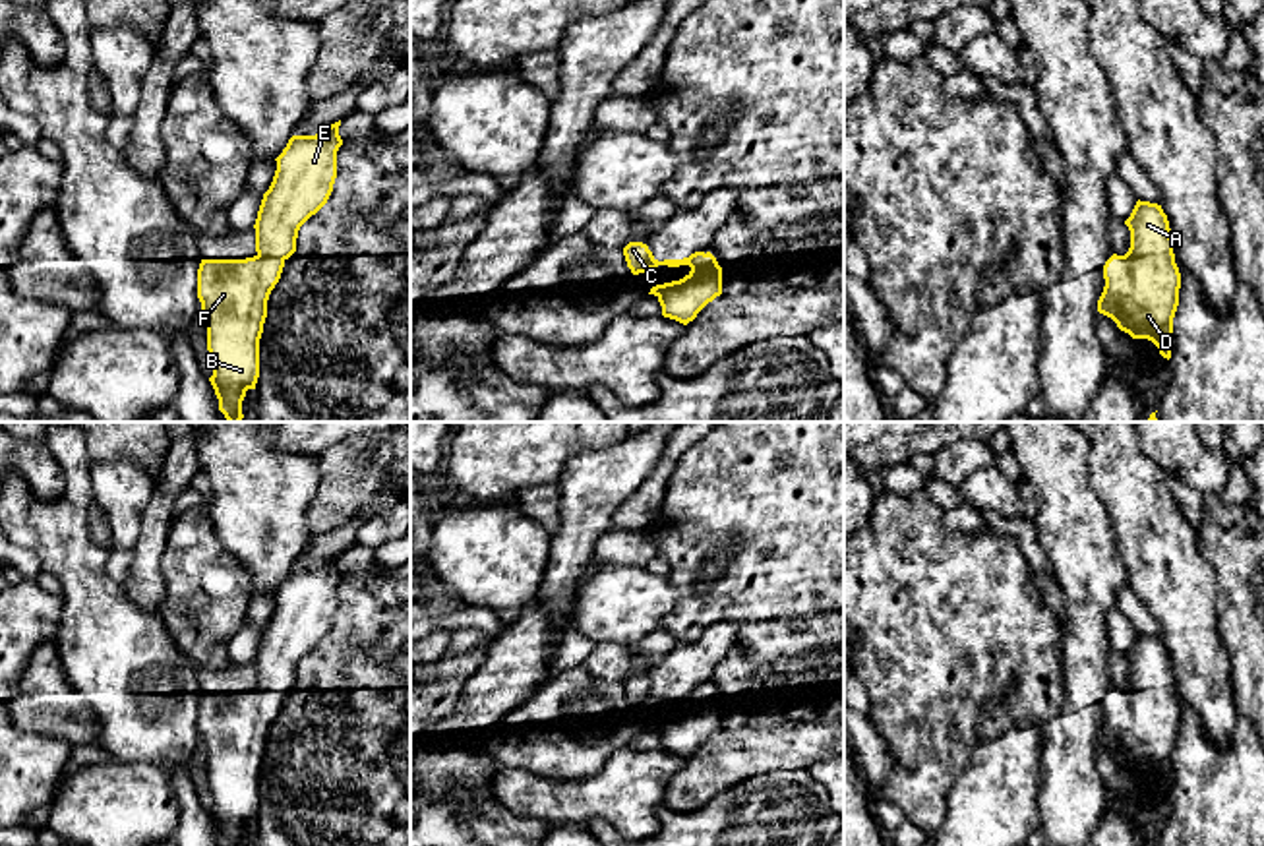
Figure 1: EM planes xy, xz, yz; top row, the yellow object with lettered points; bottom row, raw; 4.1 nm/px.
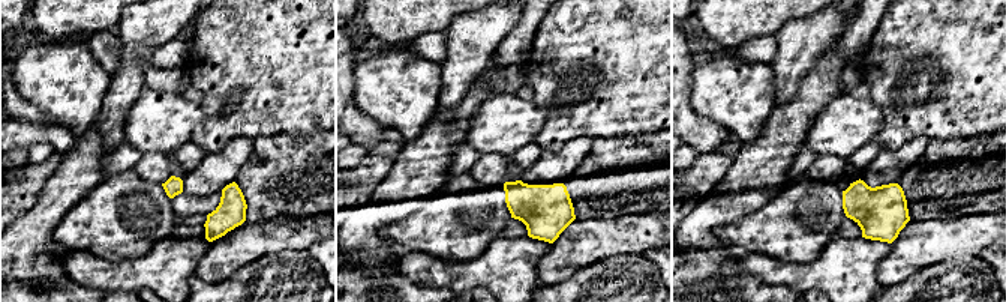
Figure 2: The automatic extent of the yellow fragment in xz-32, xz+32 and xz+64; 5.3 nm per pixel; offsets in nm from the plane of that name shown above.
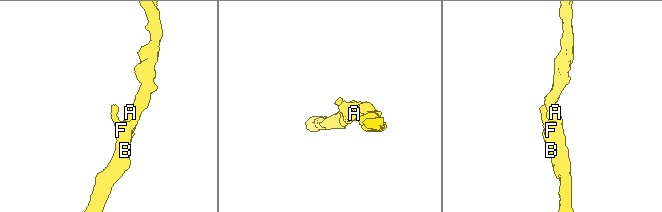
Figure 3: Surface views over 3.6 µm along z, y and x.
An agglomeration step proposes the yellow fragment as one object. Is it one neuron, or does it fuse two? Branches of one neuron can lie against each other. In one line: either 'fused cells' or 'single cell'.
single cell

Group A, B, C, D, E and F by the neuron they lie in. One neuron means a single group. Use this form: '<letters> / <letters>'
A B C D E F

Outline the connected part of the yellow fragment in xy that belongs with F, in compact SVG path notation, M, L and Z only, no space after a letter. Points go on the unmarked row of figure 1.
M341 554L316 569L292 569L275 592L277 604L263 627L256 652L256 689L246 693L201 693L197 703L197 732L207 751L207 784L213 796L209 811L221 846L242 846L248 823L259 811L259 772L267 751L267 734L281 712L285 695L296 685L300 660L329 633L337 612Z

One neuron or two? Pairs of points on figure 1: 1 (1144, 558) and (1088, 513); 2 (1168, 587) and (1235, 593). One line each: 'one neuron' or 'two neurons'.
1: two neurons
2: two neurons

